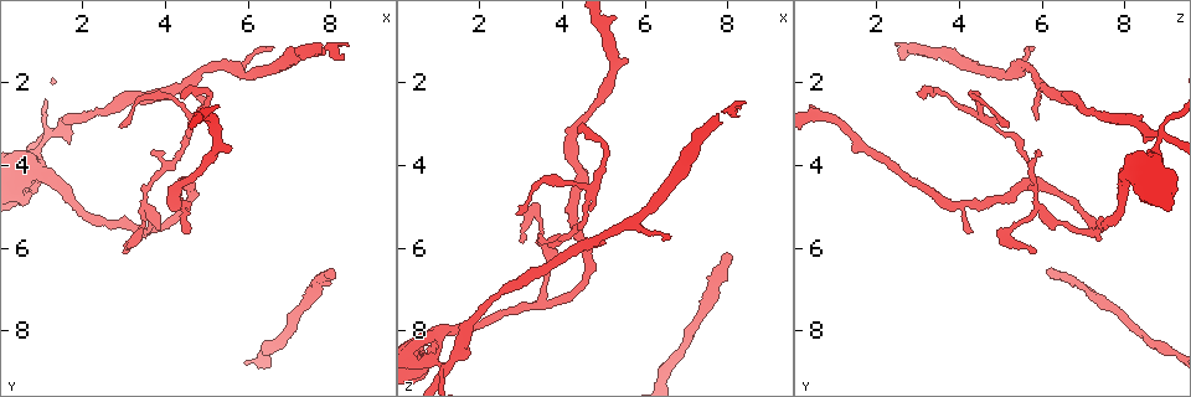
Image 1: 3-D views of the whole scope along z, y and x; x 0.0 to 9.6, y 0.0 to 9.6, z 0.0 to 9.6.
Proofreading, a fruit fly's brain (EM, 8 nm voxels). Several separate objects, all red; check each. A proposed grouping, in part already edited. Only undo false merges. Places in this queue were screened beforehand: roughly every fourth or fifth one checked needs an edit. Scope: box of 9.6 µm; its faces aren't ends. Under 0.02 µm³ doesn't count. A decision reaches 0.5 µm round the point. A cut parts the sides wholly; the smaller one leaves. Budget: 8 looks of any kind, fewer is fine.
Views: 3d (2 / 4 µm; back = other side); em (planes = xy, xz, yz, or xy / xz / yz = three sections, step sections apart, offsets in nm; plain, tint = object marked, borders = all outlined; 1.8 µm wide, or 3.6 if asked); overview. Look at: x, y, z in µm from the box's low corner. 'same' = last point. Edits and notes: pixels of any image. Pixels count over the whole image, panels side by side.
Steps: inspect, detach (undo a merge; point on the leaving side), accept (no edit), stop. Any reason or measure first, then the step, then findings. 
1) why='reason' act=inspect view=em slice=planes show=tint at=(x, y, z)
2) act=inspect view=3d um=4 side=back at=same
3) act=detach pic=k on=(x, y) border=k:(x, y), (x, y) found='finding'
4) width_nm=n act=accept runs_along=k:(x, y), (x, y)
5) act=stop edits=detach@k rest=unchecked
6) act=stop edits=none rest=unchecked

why='a fork' act=inspect view=3d um=4 at=(4.70, 2.85, 4.55)

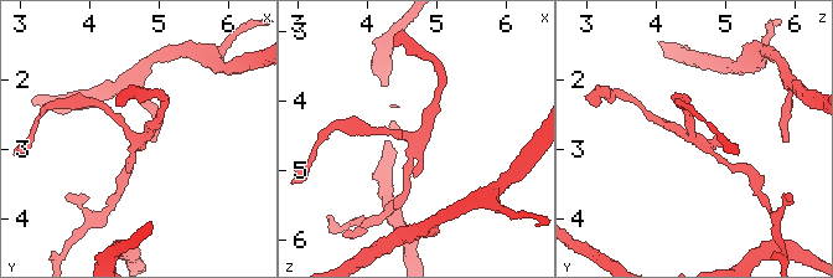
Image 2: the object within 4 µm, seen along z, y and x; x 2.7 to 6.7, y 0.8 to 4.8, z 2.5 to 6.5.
arms=3 why='now the EM' act=inspect view=em slice=planes show=tint at=(4.75, 2.85, 4.55)

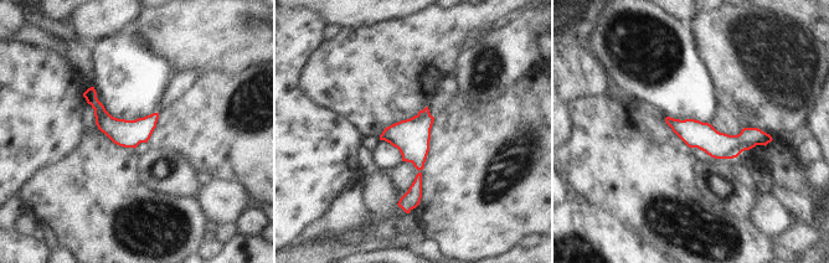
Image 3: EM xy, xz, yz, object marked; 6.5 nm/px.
act=accept runs_along=3:(669, 120), (711, 142), (766, 139) found='all the same neuron'

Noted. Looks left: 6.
why='abrupt turn' act=inspect view=3d um=2 at=(3.50, 5.60, 7.35)

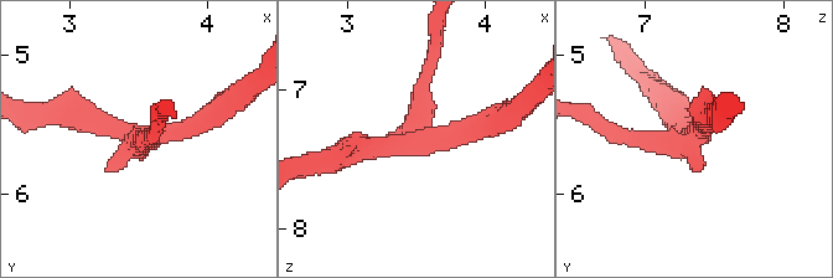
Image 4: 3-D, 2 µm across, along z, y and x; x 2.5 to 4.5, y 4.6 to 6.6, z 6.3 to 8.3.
arms=3 act=inspect view=em slice=planes show=tint at=(3.44, 5.60, 7.36)

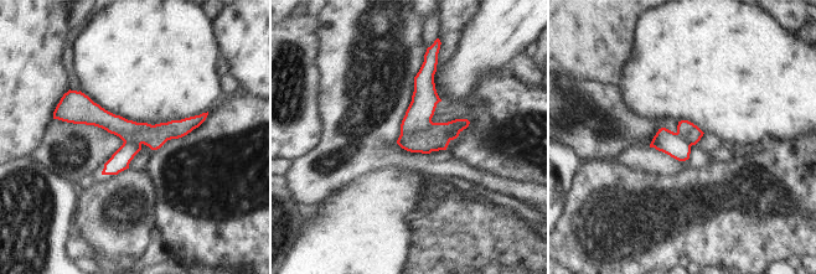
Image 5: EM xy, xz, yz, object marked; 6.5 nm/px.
act=detach pic=5 on=(418, 117) border=5:(433, 123), (424, 129), (401, 133) found='a second neuron is stuck on'

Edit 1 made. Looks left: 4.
why='touches itself' act=inspect view=3d um=4 side=back at=(1.10, 3.30, 8.85)

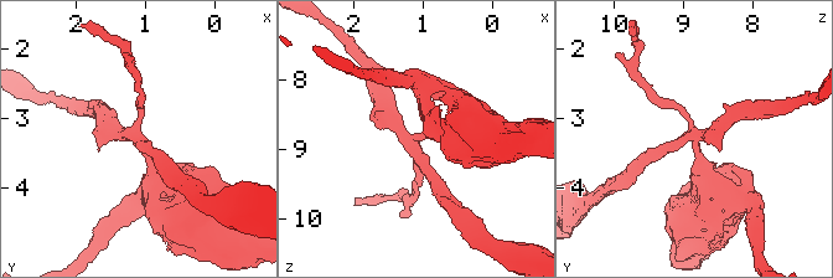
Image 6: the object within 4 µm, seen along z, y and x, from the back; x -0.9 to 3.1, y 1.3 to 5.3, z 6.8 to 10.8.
arms=4 why='shape alone is not enough' act=inspect view=em slice=xz step=8 show=tint at=(1.15, 3.25, 8.90)

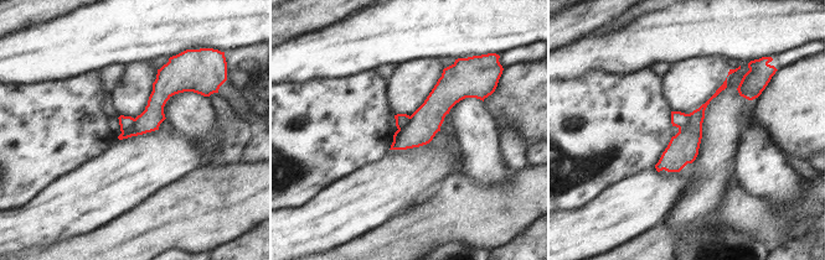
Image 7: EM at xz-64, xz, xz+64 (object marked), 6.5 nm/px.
why='another direction' act=inspect view=em slice=planes show=tint at=same

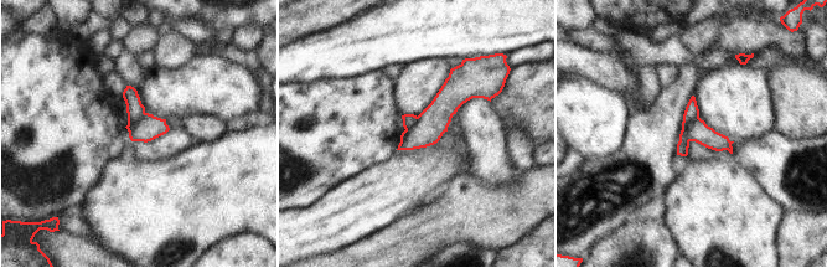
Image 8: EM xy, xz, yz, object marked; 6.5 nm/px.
act=detach pic=8 on=(697, 130) border=8:(698, 117), (685, 130), (688, 142) found='a second neuron is stuck on'

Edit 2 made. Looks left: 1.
act=stop edits=detach@5,detach@8 rest=unchecked

